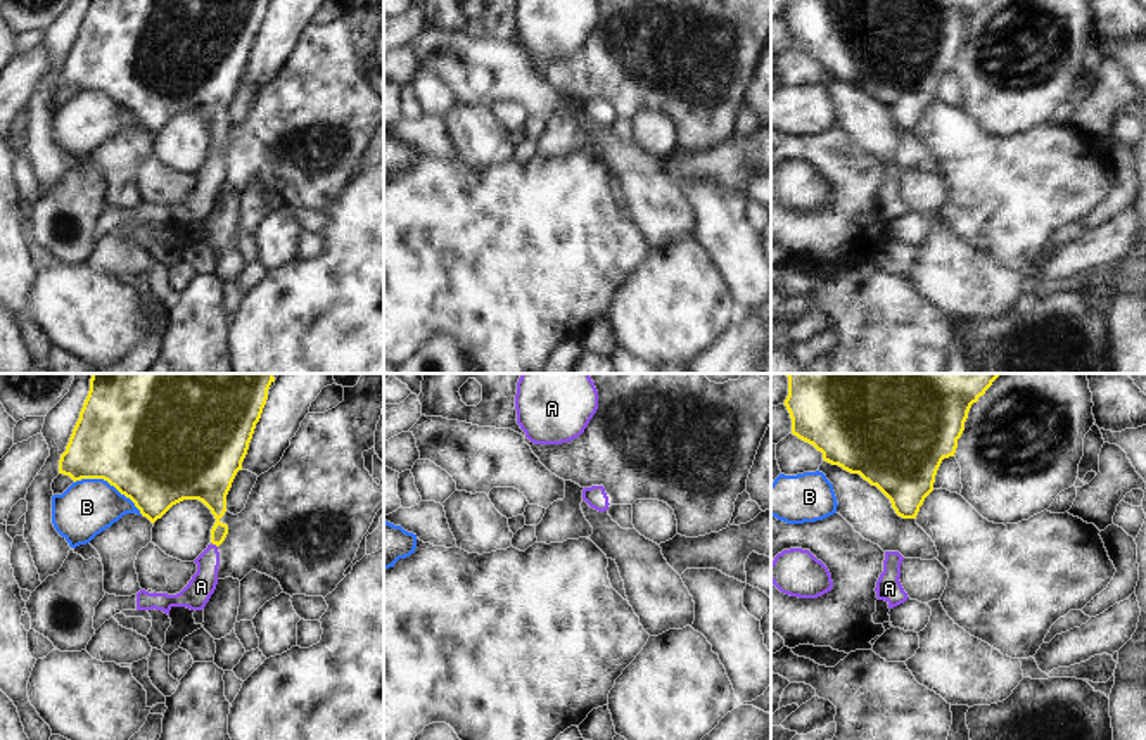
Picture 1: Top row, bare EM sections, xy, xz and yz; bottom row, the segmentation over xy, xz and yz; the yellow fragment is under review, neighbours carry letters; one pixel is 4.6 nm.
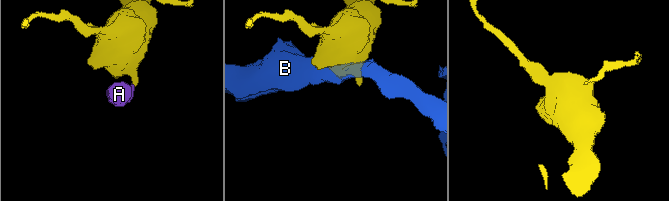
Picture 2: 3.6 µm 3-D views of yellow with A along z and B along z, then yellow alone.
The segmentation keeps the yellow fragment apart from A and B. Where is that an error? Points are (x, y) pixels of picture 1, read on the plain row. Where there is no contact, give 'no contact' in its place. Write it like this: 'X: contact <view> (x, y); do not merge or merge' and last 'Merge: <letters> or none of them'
A: contact xy (215, 156); merge
B: contact xy (109, 95); do not merge
Merge: A

